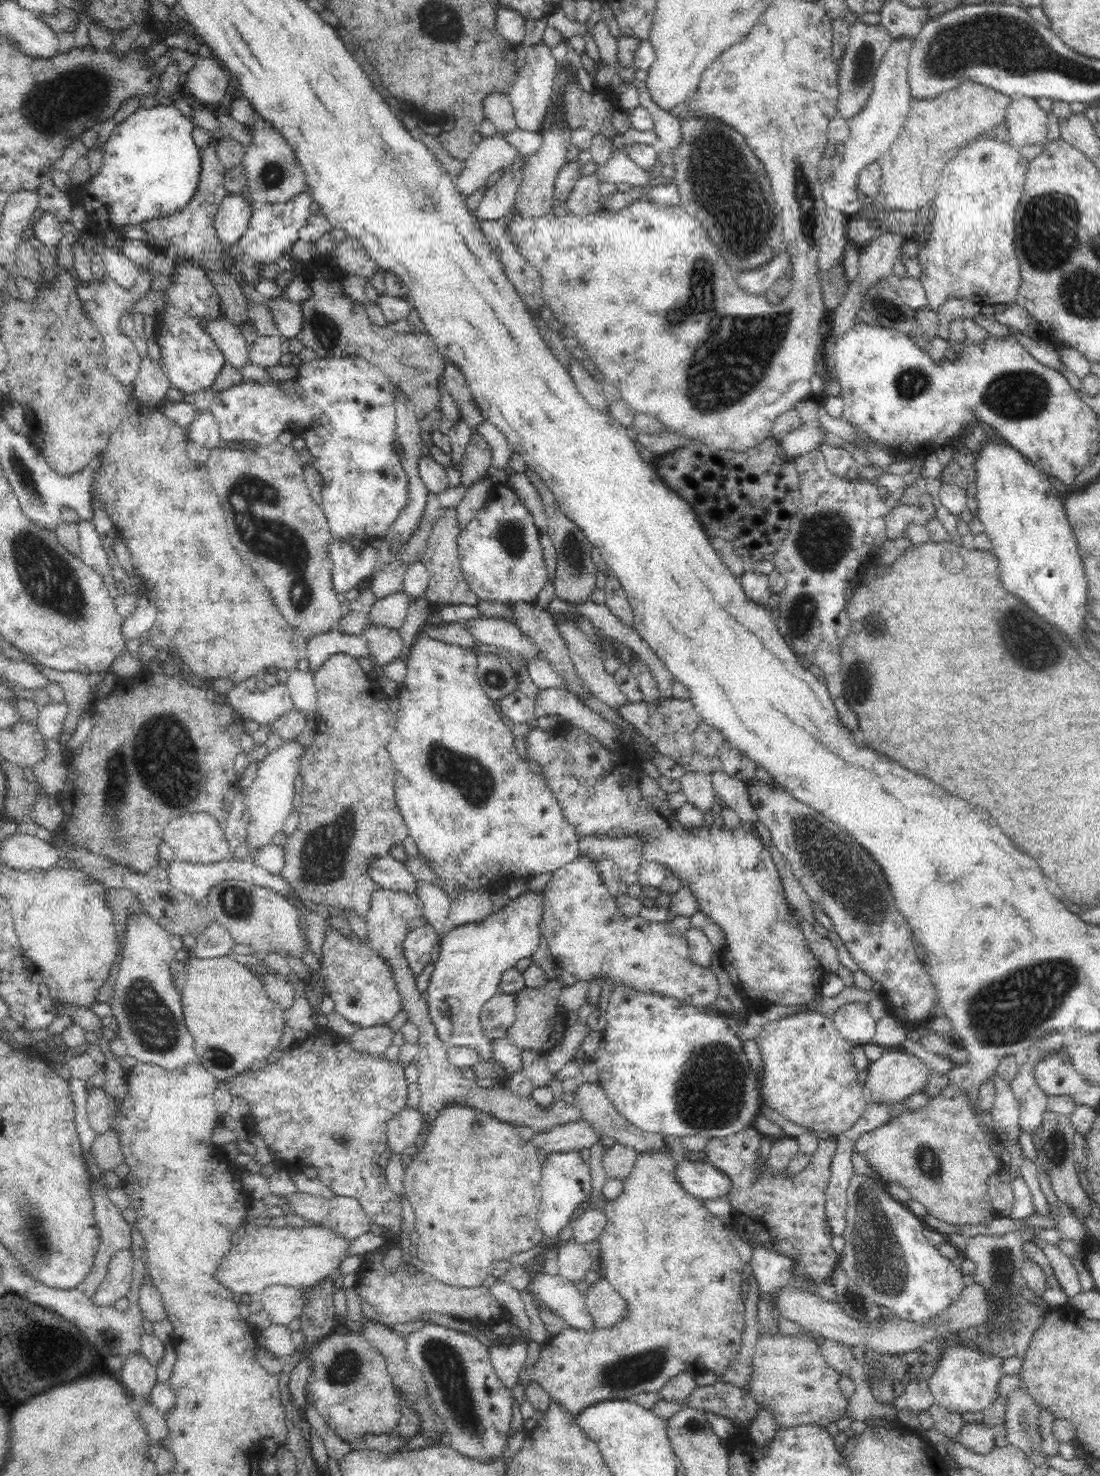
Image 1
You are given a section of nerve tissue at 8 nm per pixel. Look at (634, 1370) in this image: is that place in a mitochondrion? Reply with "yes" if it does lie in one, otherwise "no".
yes

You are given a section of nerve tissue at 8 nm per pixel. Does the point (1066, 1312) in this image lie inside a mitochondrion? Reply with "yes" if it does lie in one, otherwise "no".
no

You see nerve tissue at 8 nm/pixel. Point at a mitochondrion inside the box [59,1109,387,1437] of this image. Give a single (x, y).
(345, 1368)

